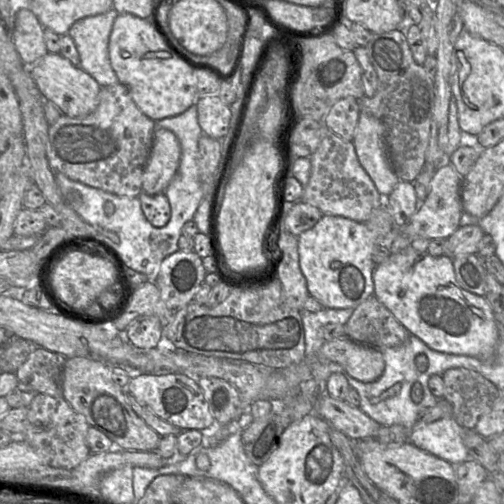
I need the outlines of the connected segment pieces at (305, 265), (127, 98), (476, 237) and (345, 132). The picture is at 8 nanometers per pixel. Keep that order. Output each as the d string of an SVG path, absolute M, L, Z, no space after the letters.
M322 215L319 221L298 237L299 265L306 279L309 295L323 308L355 308L374 293L373 270L377 264L372 260L372 251L377 244L377 236L364 222L336 215Z
M117 83L100 89L95 110L84 117L69 117L62 114L49 127L47 159L55 172L60 172L74 181L104 190L119 196L138 197L142 192L142 175L148 160L156 122L146 116L135 104L128 88Z
M478 225L459 226L447 239L431 239L427 253L431 256L478 254L486 258L495 254L496 246L493 238L485 234Z
M346 97L338 100L324 117L324 125L345 141L353 141L360 115L359 100Z

